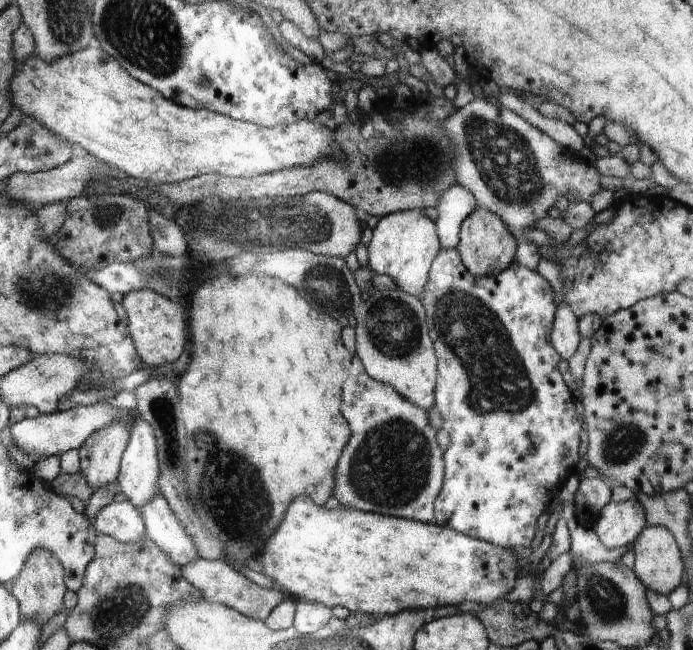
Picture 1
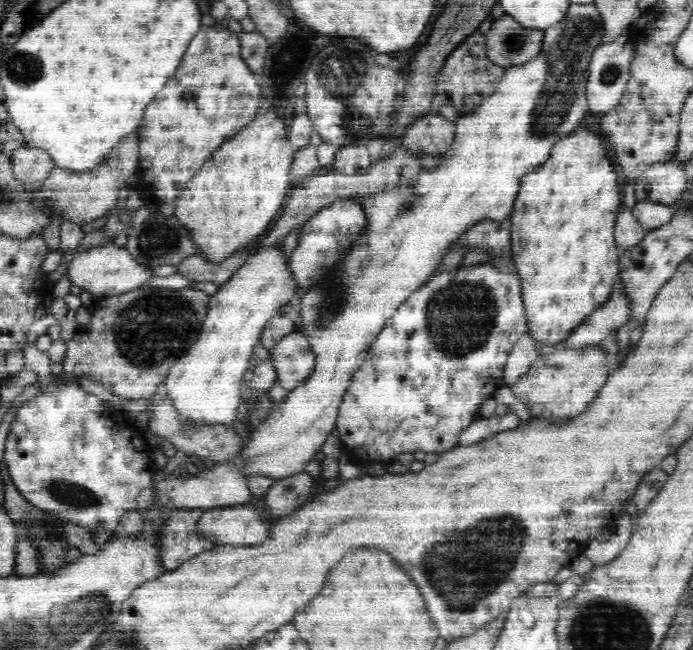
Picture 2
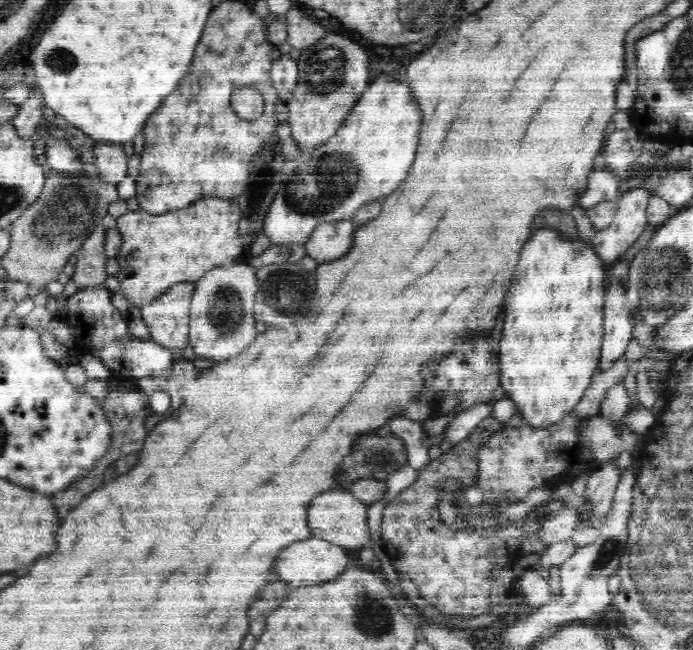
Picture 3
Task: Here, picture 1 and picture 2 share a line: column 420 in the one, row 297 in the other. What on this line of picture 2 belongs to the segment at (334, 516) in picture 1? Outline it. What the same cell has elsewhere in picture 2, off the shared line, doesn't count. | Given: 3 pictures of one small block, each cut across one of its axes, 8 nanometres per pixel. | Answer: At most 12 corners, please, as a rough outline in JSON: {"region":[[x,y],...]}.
{"region":[[576,130],[507,227],[530,336],[559,347],[620,274],[622,196]]}

